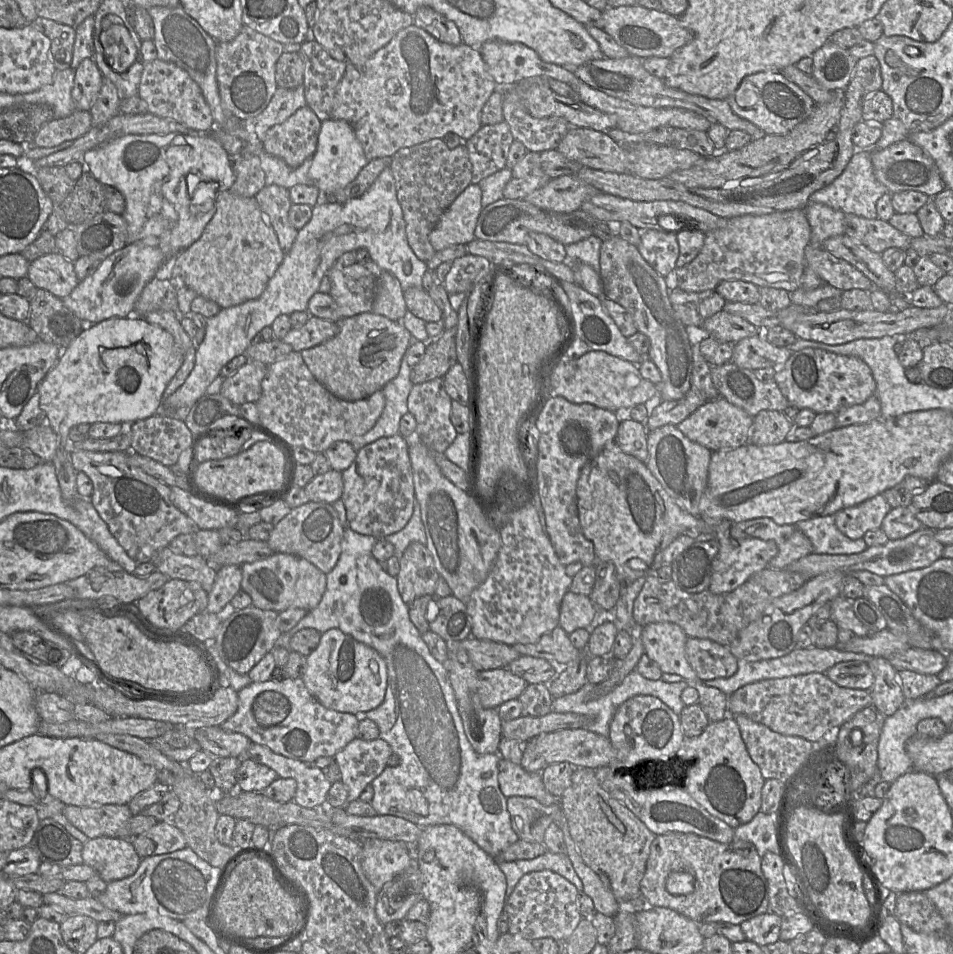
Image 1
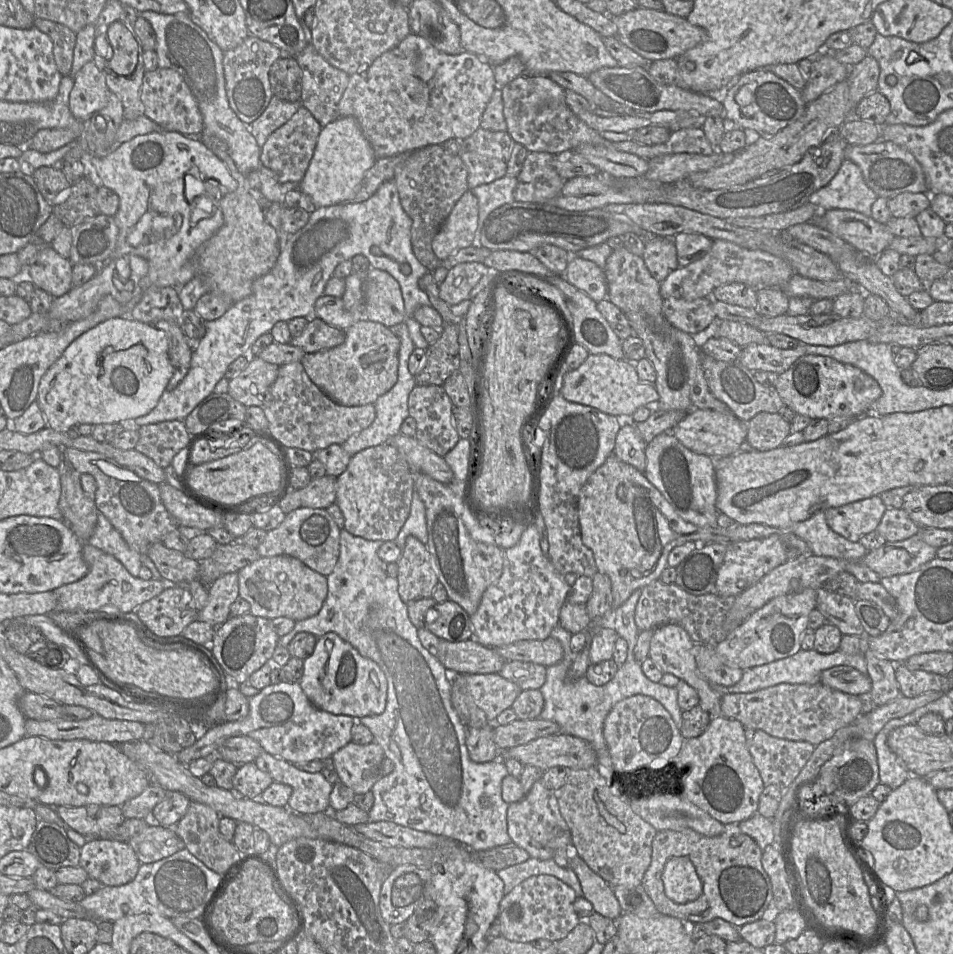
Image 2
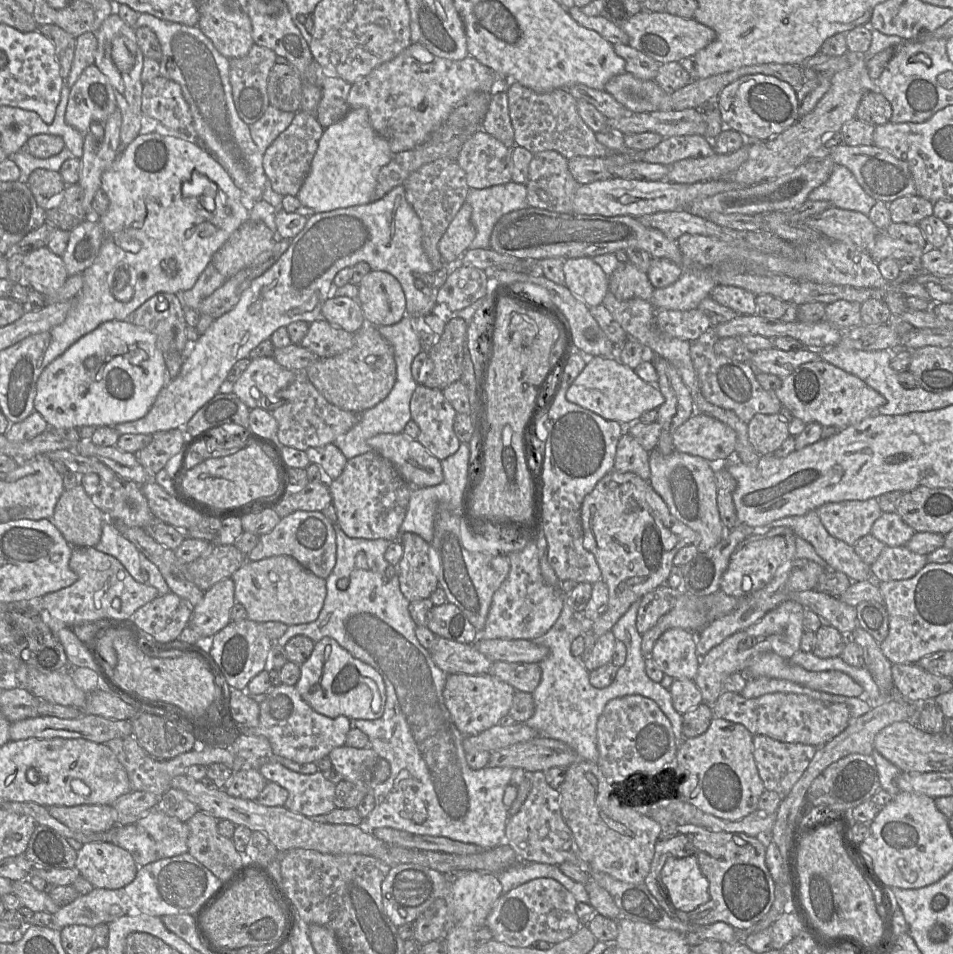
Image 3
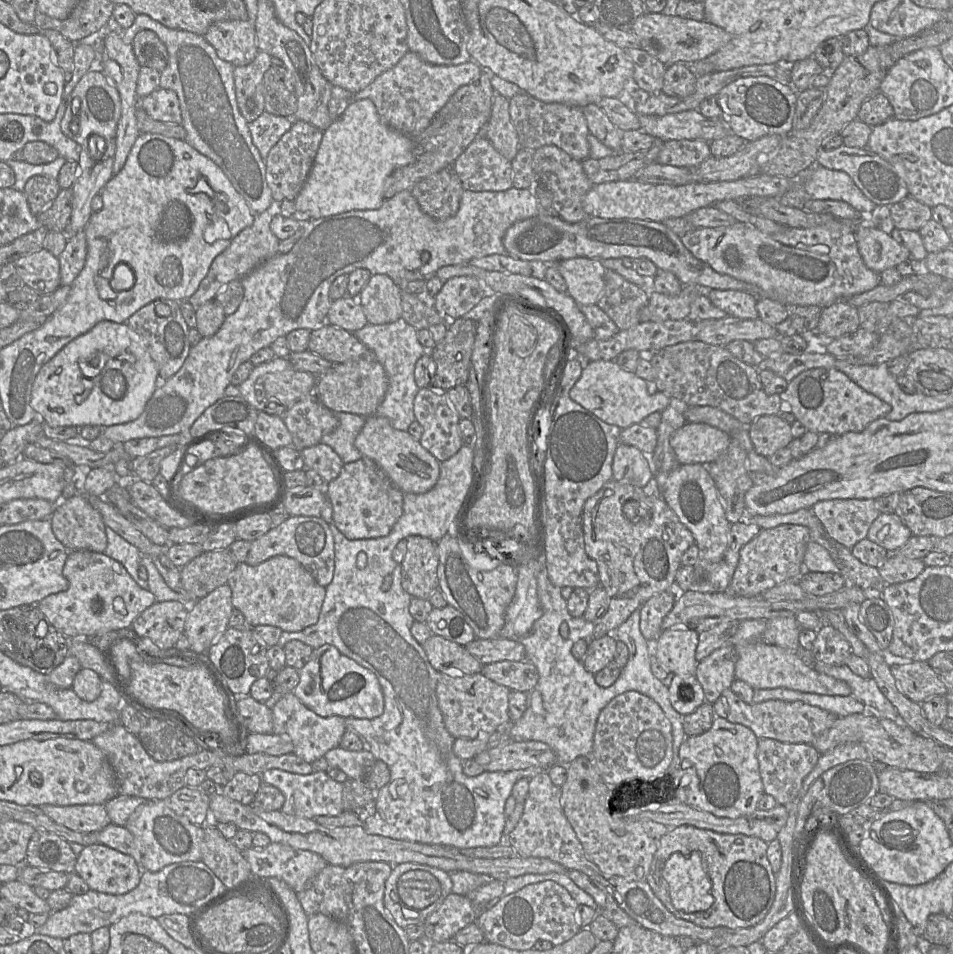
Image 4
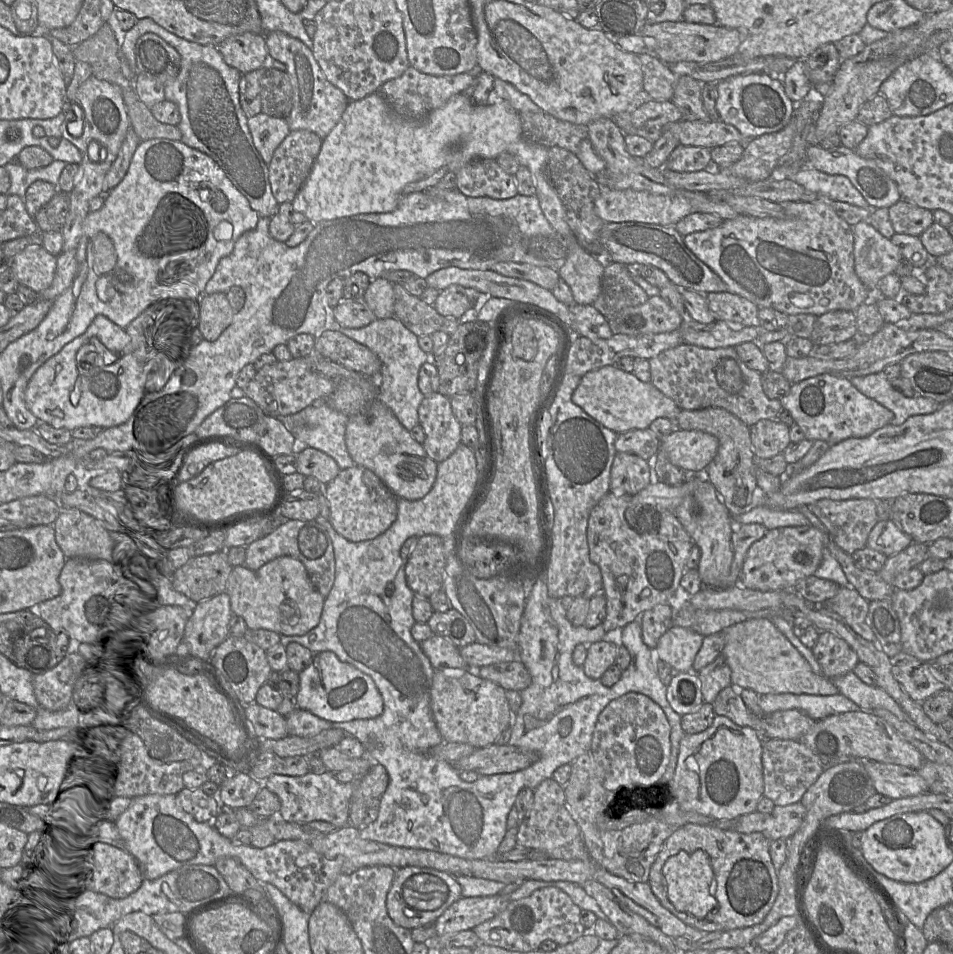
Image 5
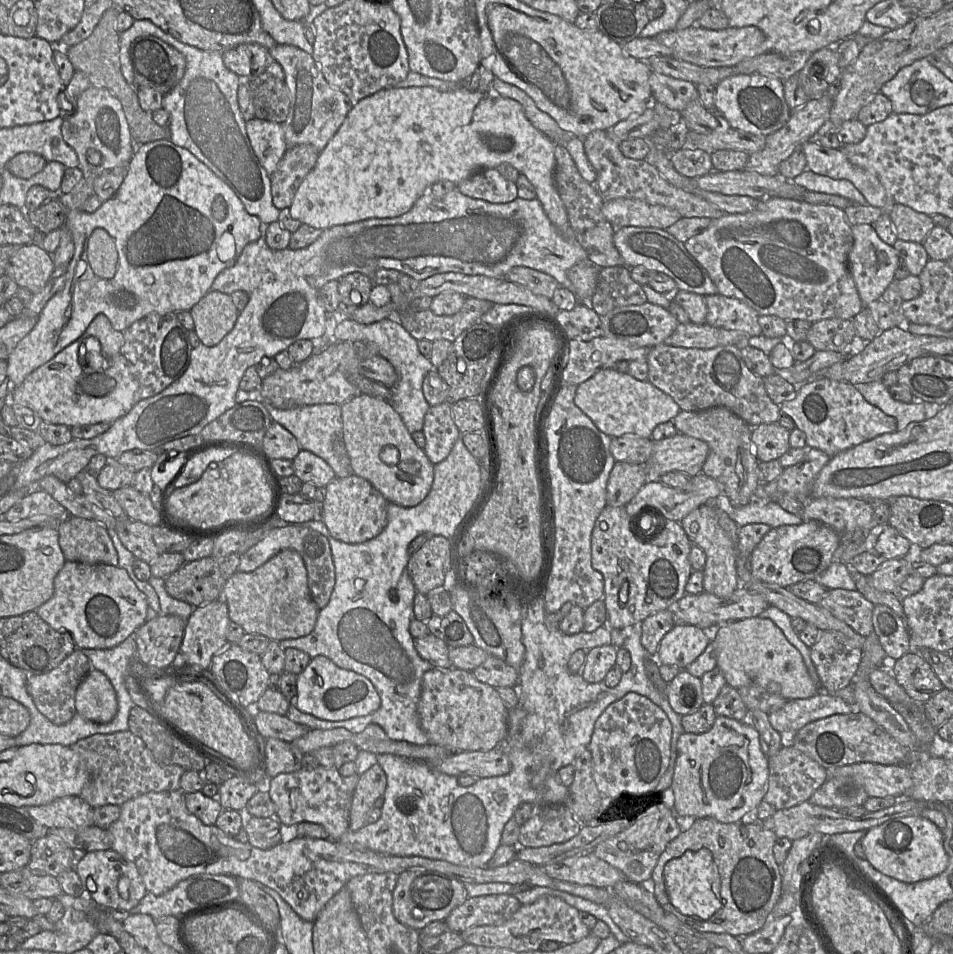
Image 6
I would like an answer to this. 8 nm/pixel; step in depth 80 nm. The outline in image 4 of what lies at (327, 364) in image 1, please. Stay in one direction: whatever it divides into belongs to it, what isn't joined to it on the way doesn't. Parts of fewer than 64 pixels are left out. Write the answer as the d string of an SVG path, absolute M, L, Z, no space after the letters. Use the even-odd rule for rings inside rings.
M369 350L356 361L333 364L327 371L315 376L314 394L323 405L334 413L344 412L364 417L372 416L383 401L388 388L388 379L384 368Z

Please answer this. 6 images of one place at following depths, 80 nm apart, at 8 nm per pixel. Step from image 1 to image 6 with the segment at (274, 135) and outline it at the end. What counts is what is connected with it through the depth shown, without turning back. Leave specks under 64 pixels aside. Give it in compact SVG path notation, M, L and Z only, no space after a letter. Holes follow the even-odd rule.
M300 144L286 150L271 174L272 200L276 208L281 210L291 206L298 187L314 168L319 154L310 144Z

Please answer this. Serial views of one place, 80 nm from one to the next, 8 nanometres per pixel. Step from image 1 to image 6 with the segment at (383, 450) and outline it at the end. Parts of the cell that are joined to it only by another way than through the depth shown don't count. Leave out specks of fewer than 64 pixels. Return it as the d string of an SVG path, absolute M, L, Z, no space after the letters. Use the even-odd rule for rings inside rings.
M355 474L335 478L325 487L322 521L330 534L345 543L362 543L377 535L387 525L387 504L384 496L370 482Z

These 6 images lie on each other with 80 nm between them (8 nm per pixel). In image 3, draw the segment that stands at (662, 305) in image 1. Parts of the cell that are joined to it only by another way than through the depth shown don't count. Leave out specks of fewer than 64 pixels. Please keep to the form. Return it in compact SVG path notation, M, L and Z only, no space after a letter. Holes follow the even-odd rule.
M630 261L620 263L608 277L608 290L618 300L641 298L651 302L654 289L647 273L640 271ZM654 356L654 368L657 372L657 387L665 401L658 408L657 422L661 432L656 449L663 455L675 451L673 434L695 412L690 390L682 380L676 367L663 357Z

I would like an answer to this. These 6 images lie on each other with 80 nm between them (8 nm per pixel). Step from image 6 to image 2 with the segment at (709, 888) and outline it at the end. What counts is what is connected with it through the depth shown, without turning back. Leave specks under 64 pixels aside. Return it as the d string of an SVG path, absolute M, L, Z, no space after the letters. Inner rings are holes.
M688 857L668 860L662 873L662 882L666 896L676 904L696 900L703 890L695 867Z

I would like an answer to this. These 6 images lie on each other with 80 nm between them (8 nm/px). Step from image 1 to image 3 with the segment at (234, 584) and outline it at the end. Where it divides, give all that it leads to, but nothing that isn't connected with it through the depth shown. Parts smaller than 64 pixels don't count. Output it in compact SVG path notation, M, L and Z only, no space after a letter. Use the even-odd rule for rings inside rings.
M231 577L225 578L204 592L202 601L192 608L189 625L198 632L204 641L209 641L217 632L230 622L230 611L235 603L235 585Z

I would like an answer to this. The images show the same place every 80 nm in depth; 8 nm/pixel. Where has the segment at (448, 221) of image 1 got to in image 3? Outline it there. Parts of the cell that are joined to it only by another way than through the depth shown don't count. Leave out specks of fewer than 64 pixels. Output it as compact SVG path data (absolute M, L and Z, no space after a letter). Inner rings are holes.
M465 201L439 240L438 250L444 263L456 260L469 249L476 234L471 213L471 205Z

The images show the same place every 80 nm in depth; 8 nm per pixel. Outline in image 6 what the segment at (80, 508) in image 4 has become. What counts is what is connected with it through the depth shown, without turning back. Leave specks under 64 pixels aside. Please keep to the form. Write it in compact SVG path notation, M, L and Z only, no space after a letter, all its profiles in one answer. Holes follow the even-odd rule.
M65 517L57 528L66 561L118 566L118 554L107 529L92 519Z

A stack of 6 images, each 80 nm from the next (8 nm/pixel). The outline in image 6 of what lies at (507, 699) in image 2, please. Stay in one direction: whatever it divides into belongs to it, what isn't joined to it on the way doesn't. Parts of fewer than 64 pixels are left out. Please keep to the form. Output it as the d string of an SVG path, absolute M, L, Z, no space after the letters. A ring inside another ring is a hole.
M432 667L423 675L417 712L428 744L441 746L451 753L494 749L507 738L508 711L496 688L478 681L472 671Z

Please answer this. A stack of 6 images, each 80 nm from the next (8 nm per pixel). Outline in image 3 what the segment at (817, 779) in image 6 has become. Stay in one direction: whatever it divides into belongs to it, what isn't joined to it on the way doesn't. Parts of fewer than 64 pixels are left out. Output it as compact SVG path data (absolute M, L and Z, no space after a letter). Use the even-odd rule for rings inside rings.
M764 735L752 737L753 756L765 790L776 792L781 801L807 769L816 747L783 743Z

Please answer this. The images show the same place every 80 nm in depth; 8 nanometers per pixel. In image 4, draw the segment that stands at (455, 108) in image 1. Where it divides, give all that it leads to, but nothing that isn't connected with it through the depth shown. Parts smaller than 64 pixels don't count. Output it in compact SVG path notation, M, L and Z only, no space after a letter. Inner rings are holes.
M409 50L394 67L381 73L363 90L353 93L352 101L370 99L388 127L415 139L429 127L455 92L476 81L482 72L473 60L458 65L436 65Z

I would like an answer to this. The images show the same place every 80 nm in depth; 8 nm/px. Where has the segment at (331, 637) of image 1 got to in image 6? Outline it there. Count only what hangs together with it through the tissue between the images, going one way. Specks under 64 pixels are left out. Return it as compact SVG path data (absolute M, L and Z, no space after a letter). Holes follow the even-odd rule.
M318 655L297 675L297 695L292 704L319 719L341 721L375 712L381 705L381 699L367 677L340 668L328 657Z

